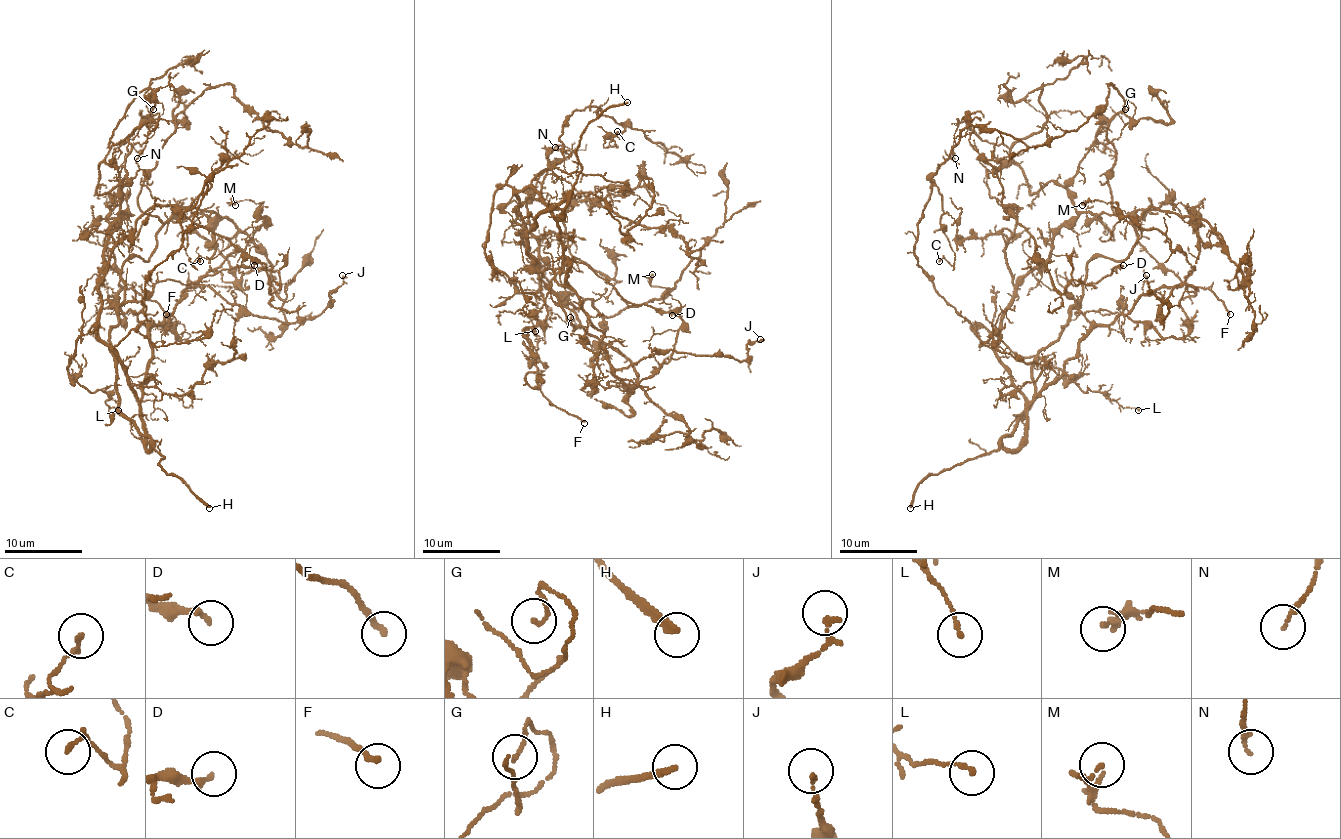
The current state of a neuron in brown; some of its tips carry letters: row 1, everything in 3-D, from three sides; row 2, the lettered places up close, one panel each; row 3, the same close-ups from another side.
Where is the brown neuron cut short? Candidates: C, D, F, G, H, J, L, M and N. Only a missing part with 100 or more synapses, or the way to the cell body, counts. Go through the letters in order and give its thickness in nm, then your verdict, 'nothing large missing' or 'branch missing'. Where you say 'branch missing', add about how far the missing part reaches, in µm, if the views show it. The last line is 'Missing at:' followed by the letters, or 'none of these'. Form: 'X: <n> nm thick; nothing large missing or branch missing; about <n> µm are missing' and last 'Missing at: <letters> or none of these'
C: 170 nm thick; nothing large missing
D: 200 nm thick; nothing large missing
F: 200 nm thick; nothing large missing
G: 120 nm thick; nothing large missing
H: 240 nm thick; branch missing; about 100 µm are missing
J: 180 nm thick; nothing large missing
L: 140 nm thick; nothing large missing
M: 90 nm thick; nothing large missing
N: 160 nm thick; nothing large missing
Missing at: H

